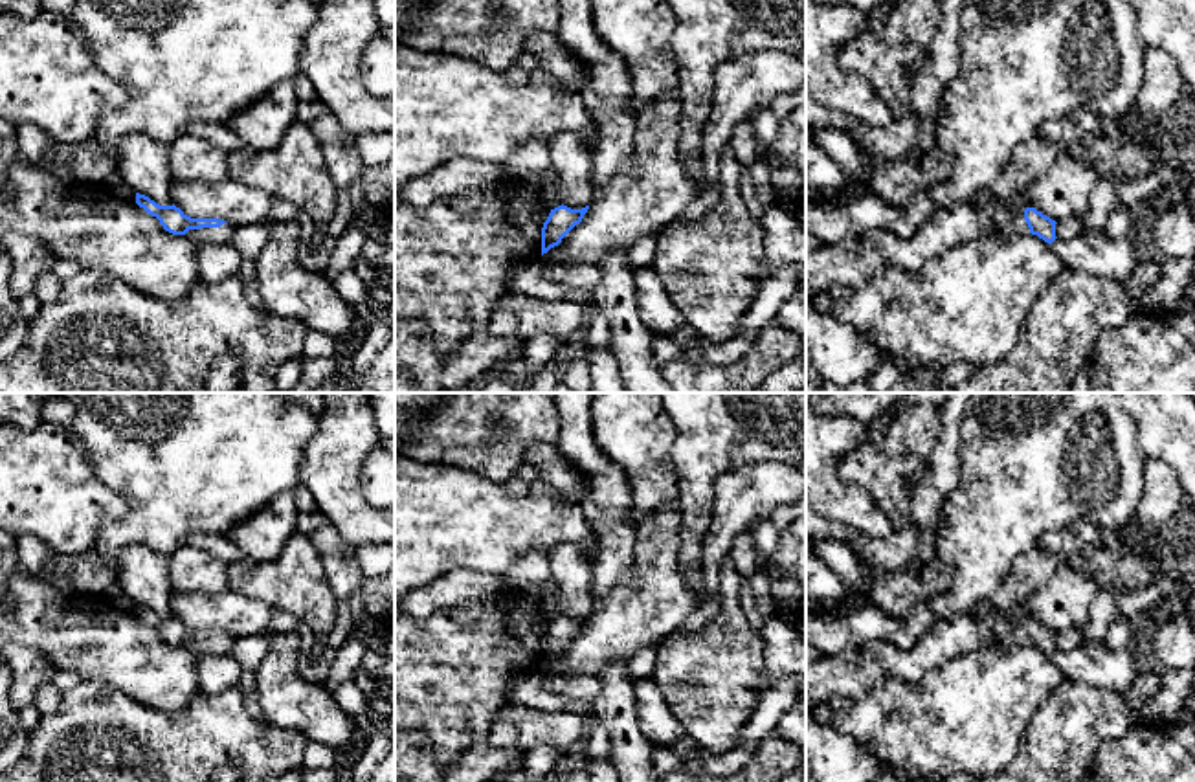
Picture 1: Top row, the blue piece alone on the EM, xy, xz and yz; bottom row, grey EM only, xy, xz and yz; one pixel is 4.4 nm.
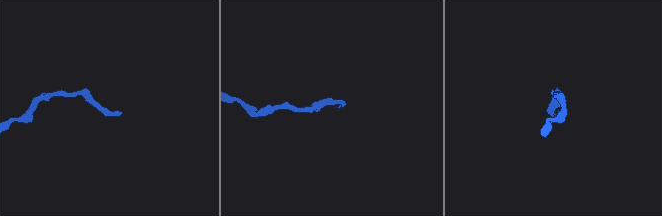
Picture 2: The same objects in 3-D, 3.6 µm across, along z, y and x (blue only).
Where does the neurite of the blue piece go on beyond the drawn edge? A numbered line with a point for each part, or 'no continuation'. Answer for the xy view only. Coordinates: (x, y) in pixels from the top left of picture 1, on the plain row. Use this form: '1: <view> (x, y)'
1: xy (204, 647)

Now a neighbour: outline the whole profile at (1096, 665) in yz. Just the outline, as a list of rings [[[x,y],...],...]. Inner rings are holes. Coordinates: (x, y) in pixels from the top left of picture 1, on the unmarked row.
[[[1083,644],[1068,652],[1055,650],[1050,659],[1067,681],[1087,683],[1123,696],[1144,672],[1144,665],[1133,646],[1109,650],[1103,644]]]

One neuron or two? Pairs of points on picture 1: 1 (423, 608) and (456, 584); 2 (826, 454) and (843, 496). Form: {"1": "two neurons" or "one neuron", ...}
{"1": "one neuron", "2": "one neuron"}

